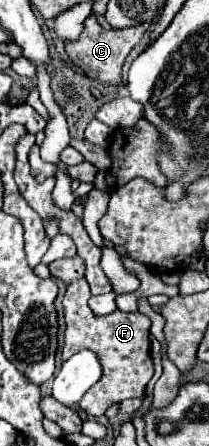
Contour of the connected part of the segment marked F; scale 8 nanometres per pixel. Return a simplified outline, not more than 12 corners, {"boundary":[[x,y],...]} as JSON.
{"boundary":[[85,279],[67,285],[61,355],[91,349],[103,375],[79,411],[101,417],[153,377],[151,321],[95,315]]}

